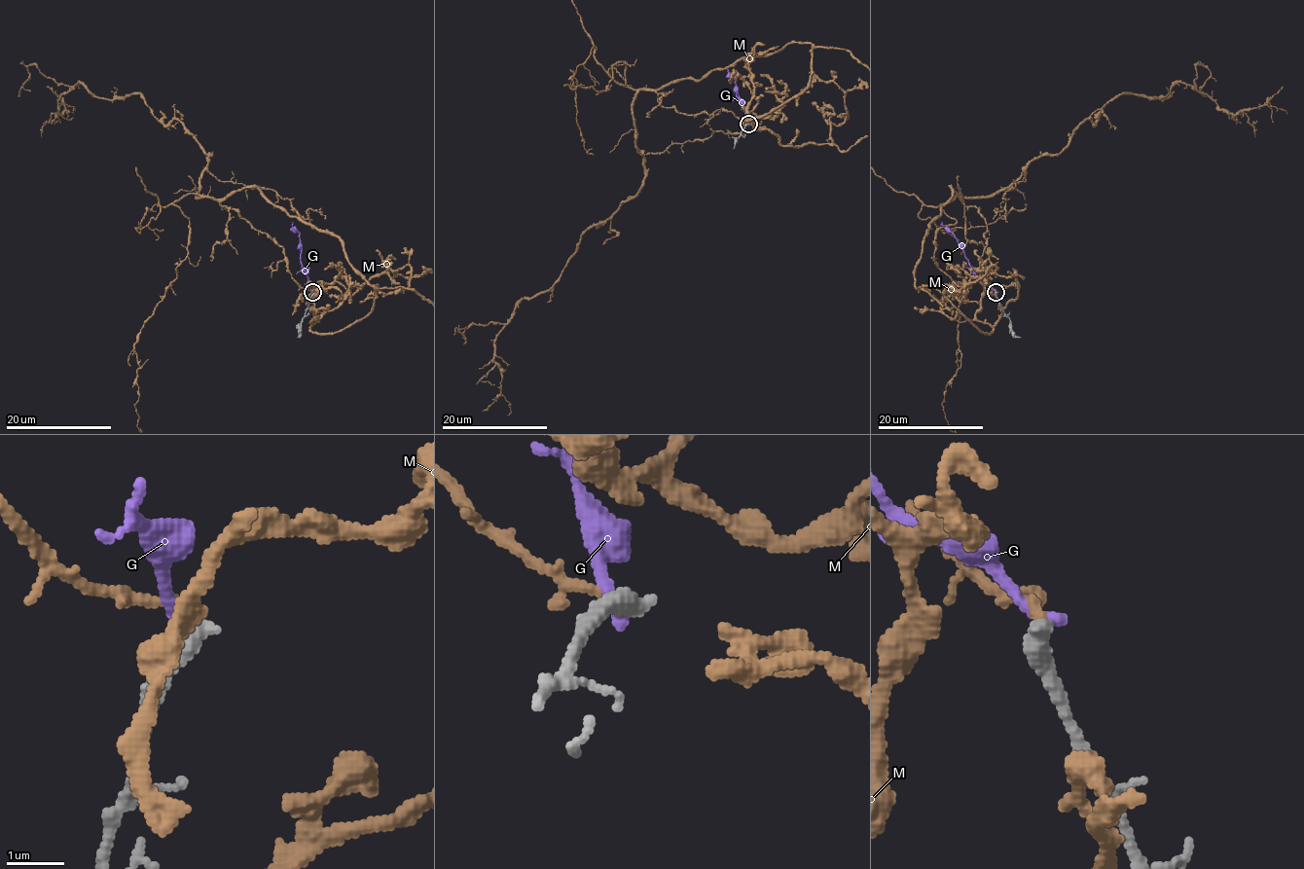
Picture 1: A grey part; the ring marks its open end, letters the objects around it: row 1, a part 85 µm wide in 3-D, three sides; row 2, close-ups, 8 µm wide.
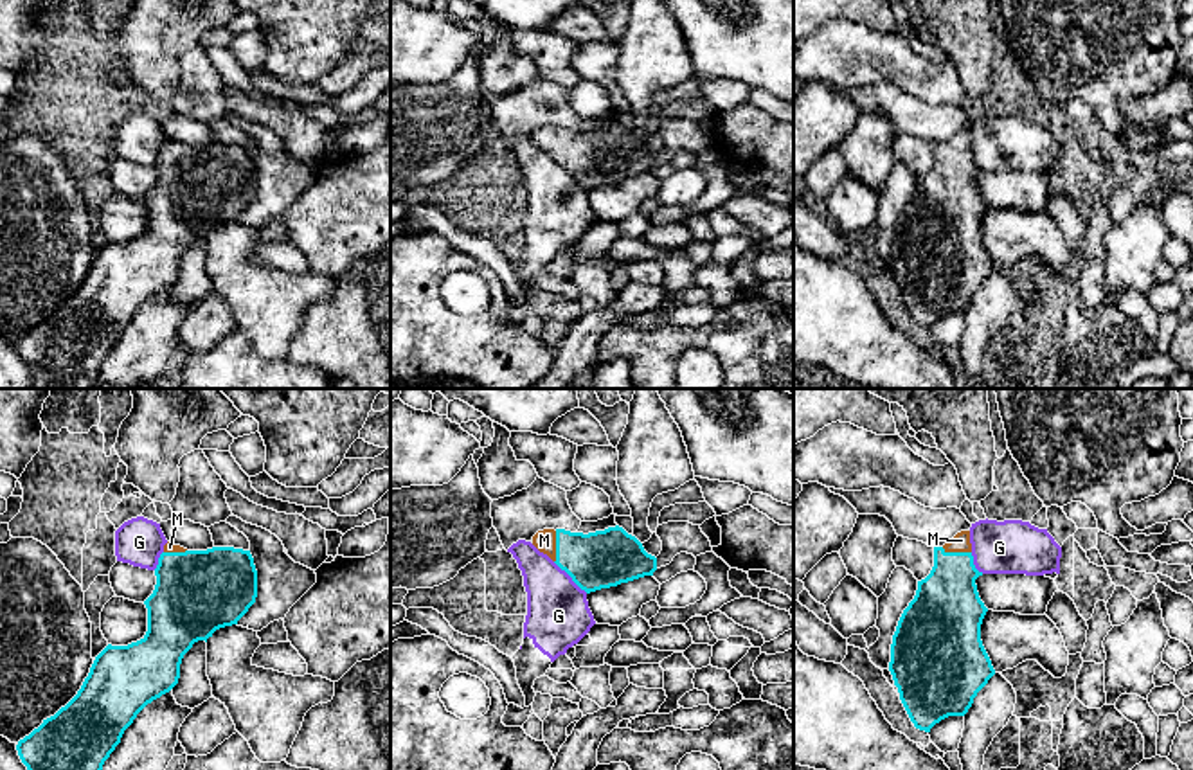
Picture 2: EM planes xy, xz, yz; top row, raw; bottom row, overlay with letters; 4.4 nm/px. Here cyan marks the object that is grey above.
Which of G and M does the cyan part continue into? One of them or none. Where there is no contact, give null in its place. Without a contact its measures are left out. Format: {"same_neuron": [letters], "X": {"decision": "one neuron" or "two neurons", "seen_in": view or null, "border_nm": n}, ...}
{"same_neuron": ["M"], "G": {"decision": "two neurons", "seen_in": "xz", "border_nm": 220}, "M": {"decision": "one neuron", "seen_in": "xz", "border_nm": 140}}

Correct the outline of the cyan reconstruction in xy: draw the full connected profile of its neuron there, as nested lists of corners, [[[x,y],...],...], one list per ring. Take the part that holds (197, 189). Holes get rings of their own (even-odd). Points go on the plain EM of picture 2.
[[[167,139],[155,173],[155,187],[144,198],[146,232],[128,243],[108,241],[95,254],[77,291],[18,338],[18,353],[31,371],[31,389],[97,389],[103,362],[124,327],[148,300],[178,281],[184,252],[194,239],[207,239],[216,227],[238,221],[257,194],[254,155],[243,146],[187,148]]]

